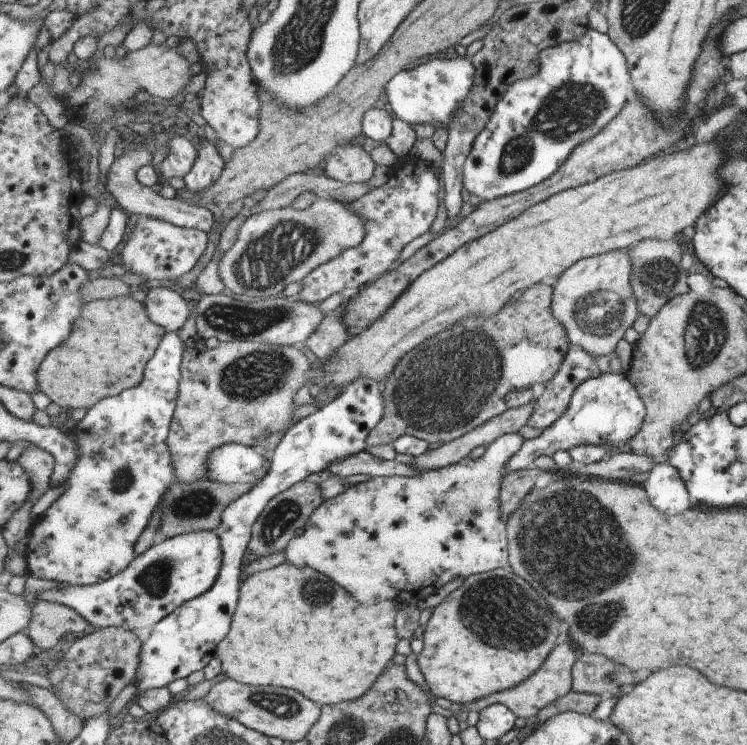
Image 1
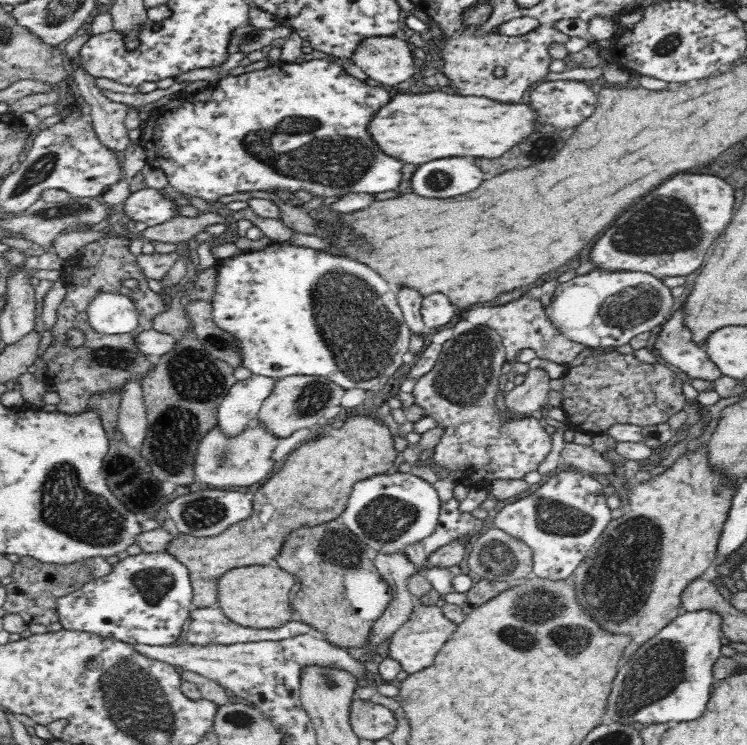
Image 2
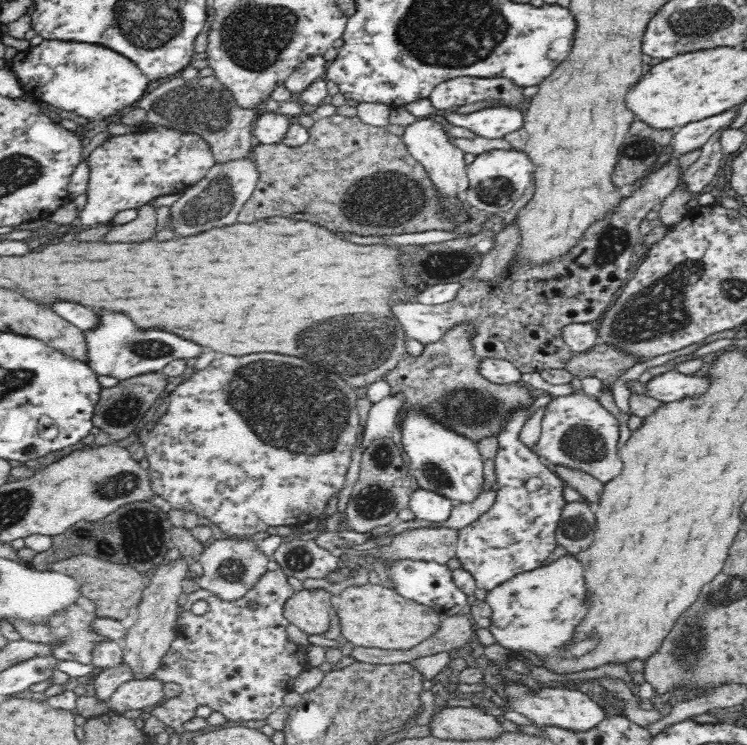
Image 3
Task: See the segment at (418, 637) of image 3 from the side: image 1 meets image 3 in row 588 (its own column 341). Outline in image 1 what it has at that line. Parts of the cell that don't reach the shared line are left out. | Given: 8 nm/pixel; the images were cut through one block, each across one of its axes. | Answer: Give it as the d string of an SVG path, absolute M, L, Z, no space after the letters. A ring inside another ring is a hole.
M705 142L689 146L682 151L651 158L645 164L628 169L619 168L577 188L563 190L558 195L551 196L551 199L545 199L529 208L518 219L511 220L475 242L465 244L461 250L415 279L380 319L364 331L357 331L354 338L348 338L330 359L322 360L320 367L324 371L323 388L319 388L319 399L325 395L335 400L360 377L368 377L384 384L402 358L427 339L452 329L464 320L487 320L498 315L517 292L539 285L545 278L560 277L581 259L620 249L629 250L635 243L647 239L671 239L683 228L697 222L698 216L719 194L721 182L717 180L717 166L723 155L715 142Z

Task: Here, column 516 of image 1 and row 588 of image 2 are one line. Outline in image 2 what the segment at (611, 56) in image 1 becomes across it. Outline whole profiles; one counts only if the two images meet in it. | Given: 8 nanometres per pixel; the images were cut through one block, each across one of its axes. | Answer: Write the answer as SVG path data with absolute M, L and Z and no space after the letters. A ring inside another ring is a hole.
M164 550L128 556L116 562L112 569L111 574L56 600L59 622L63 628L132 645L174 644L180 638L193 602L193 587L187 565Z

